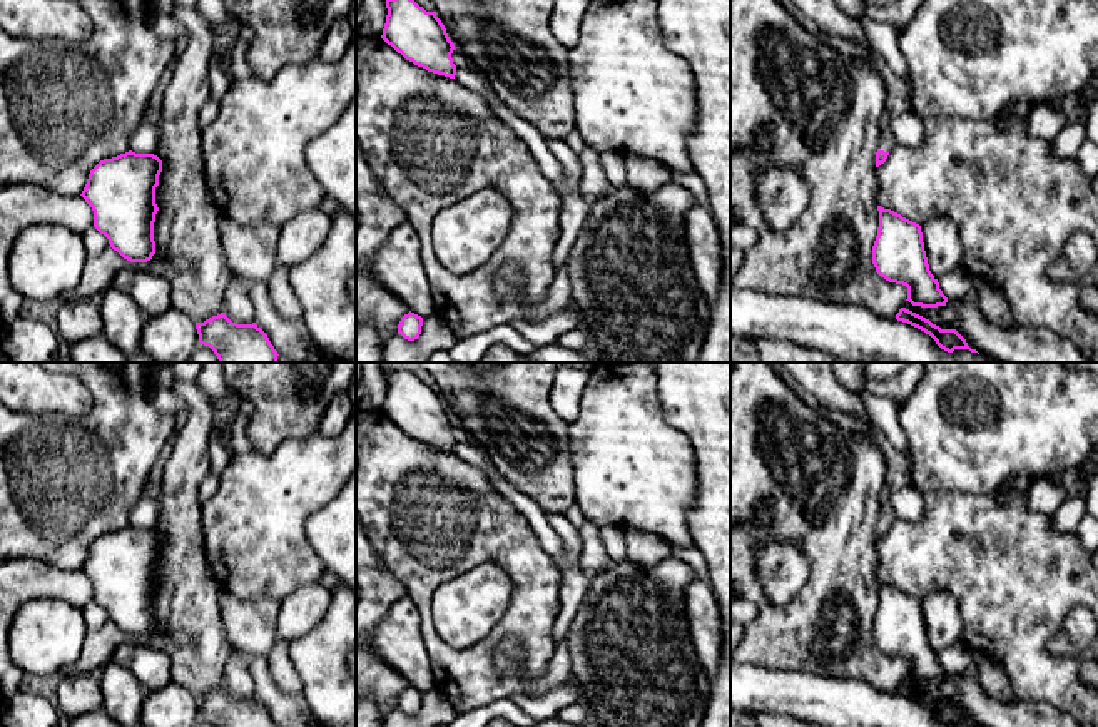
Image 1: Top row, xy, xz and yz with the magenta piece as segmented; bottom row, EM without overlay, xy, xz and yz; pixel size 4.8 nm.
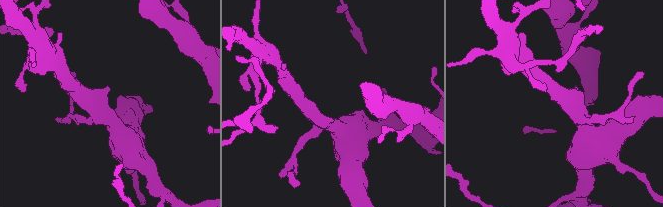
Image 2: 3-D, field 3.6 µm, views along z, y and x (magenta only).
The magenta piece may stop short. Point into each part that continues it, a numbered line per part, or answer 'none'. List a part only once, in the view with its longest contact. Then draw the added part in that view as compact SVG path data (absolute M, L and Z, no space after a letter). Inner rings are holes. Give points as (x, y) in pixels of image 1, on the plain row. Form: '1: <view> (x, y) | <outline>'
1: yz (888, 517) | M887 501L882 503L881 508L881 516L879 516L879 525L884 526L891 526L892 523L896 523L899 518L896 516L896 513L892 511L891 505Z

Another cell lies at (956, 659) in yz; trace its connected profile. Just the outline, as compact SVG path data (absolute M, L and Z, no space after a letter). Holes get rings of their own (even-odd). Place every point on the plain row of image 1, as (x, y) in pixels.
M958 640L938 653L939 663L951 675L971 675L974 669L974 653L963 640Z

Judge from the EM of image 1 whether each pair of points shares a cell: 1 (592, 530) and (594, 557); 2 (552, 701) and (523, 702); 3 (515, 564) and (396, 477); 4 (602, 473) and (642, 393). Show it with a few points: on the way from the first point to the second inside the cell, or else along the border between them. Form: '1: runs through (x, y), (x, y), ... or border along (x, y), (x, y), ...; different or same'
1: runs through (592, 537), (594, 550); same
2: runs through (545, 702), (530, 702); same
3: runs through (485, 533), (480, 528), (452, 528), (426, 503); same
4: runs through (620, 453), (622, 413); same

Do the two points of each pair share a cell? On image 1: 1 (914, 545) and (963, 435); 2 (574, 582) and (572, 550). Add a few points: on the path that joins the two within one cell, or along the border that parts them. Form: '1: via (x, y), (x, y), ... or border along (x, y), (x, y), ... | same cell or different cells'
1: border along (920, 492), (963, 492), (976, 497) | different cells
2: via (574, 574), (574, 559) | same cell

